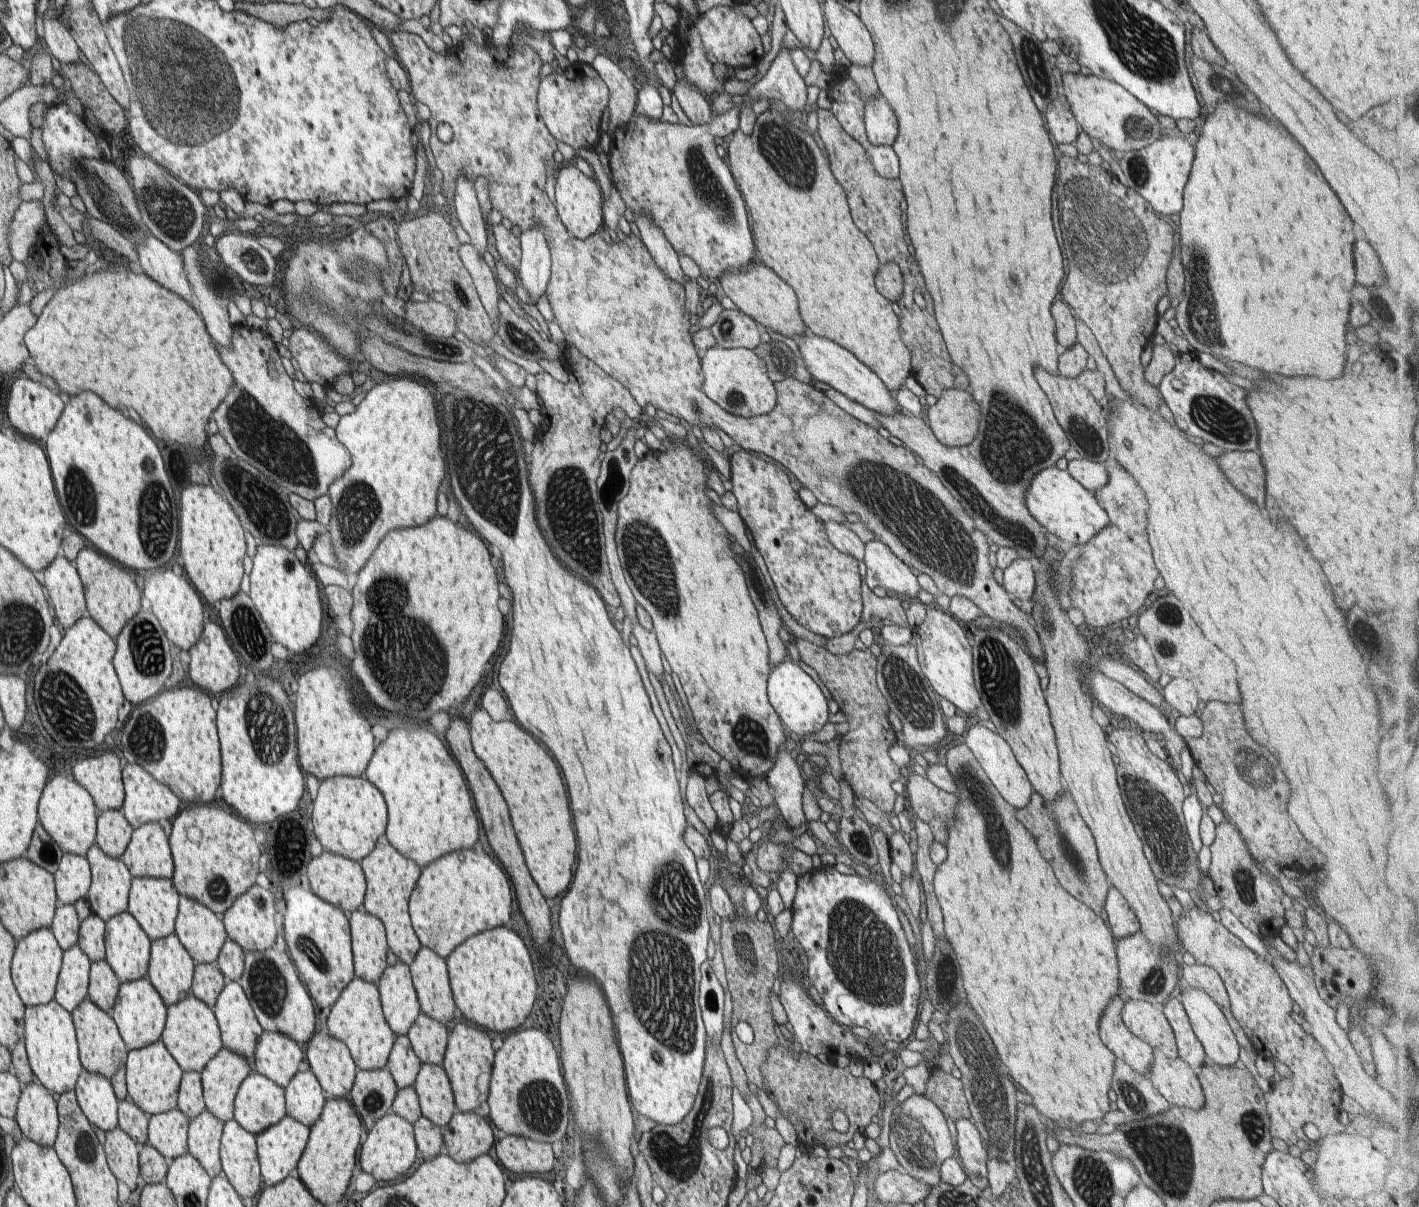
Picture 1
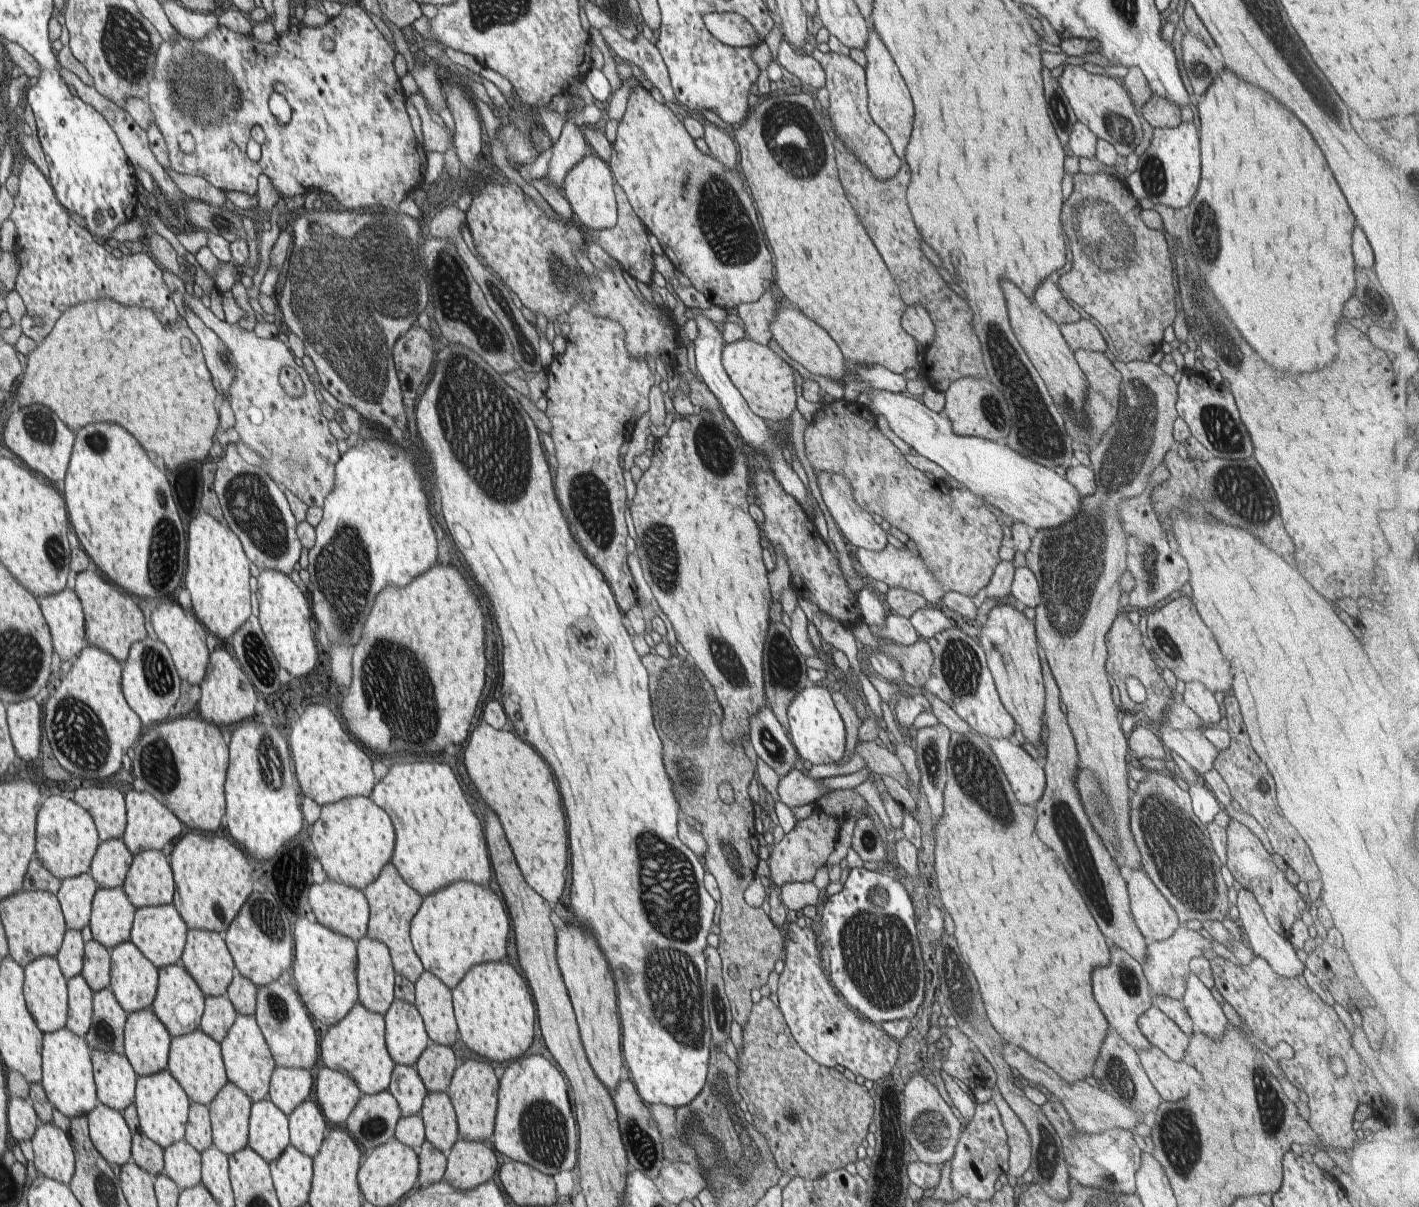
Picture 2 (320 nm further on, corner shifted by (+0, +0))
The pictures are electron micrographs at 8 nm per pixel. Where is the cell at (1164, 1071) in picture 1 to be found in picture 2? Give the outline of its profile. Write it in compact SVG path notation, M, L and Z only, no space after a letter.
M1158 1047L1140 1049L1138 1053L1150 1082L1164 1100L1182 1100L1182 1098L1186 1098L1186 1094L1190 1092L1192 1086L1200 1087L1204 1084L1201 1073L1194 1067L1188 1066L1184 1060L1176 1062L1168 1058Z

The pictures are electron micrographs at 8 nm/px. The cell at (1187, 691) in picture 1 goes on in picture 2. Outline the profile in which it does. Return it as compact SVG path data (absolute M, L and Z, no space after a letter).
M1192 681L1185 685L1183 694L1185 704L1198 714L1206 726L1224 722L1220 715L1220 705L1209 688L1206 688L1200 681Z

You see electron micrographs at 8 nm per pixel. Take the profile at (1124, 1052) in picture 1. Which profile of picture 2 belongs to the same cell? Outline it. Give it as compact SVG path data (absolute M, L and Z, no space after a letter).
M1110 944L1109 951L1110 962L1094 970L1092 974L1094 998L1102 1009L1110 1028L1114 1029L1129 1045L1136 1050L1150 1048L1150 1041L1142 1034L1137 1023L1138 1017L1154 1004L1142 964L1114 944Z

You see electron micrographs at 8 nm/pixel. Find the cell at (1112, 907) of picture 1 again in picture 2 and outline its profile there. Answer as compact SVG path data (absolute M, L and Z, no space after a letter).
M1143 868L1127 873L1127 891L1133 917L1148 944L1170 938L1181 926L1175 908Z

